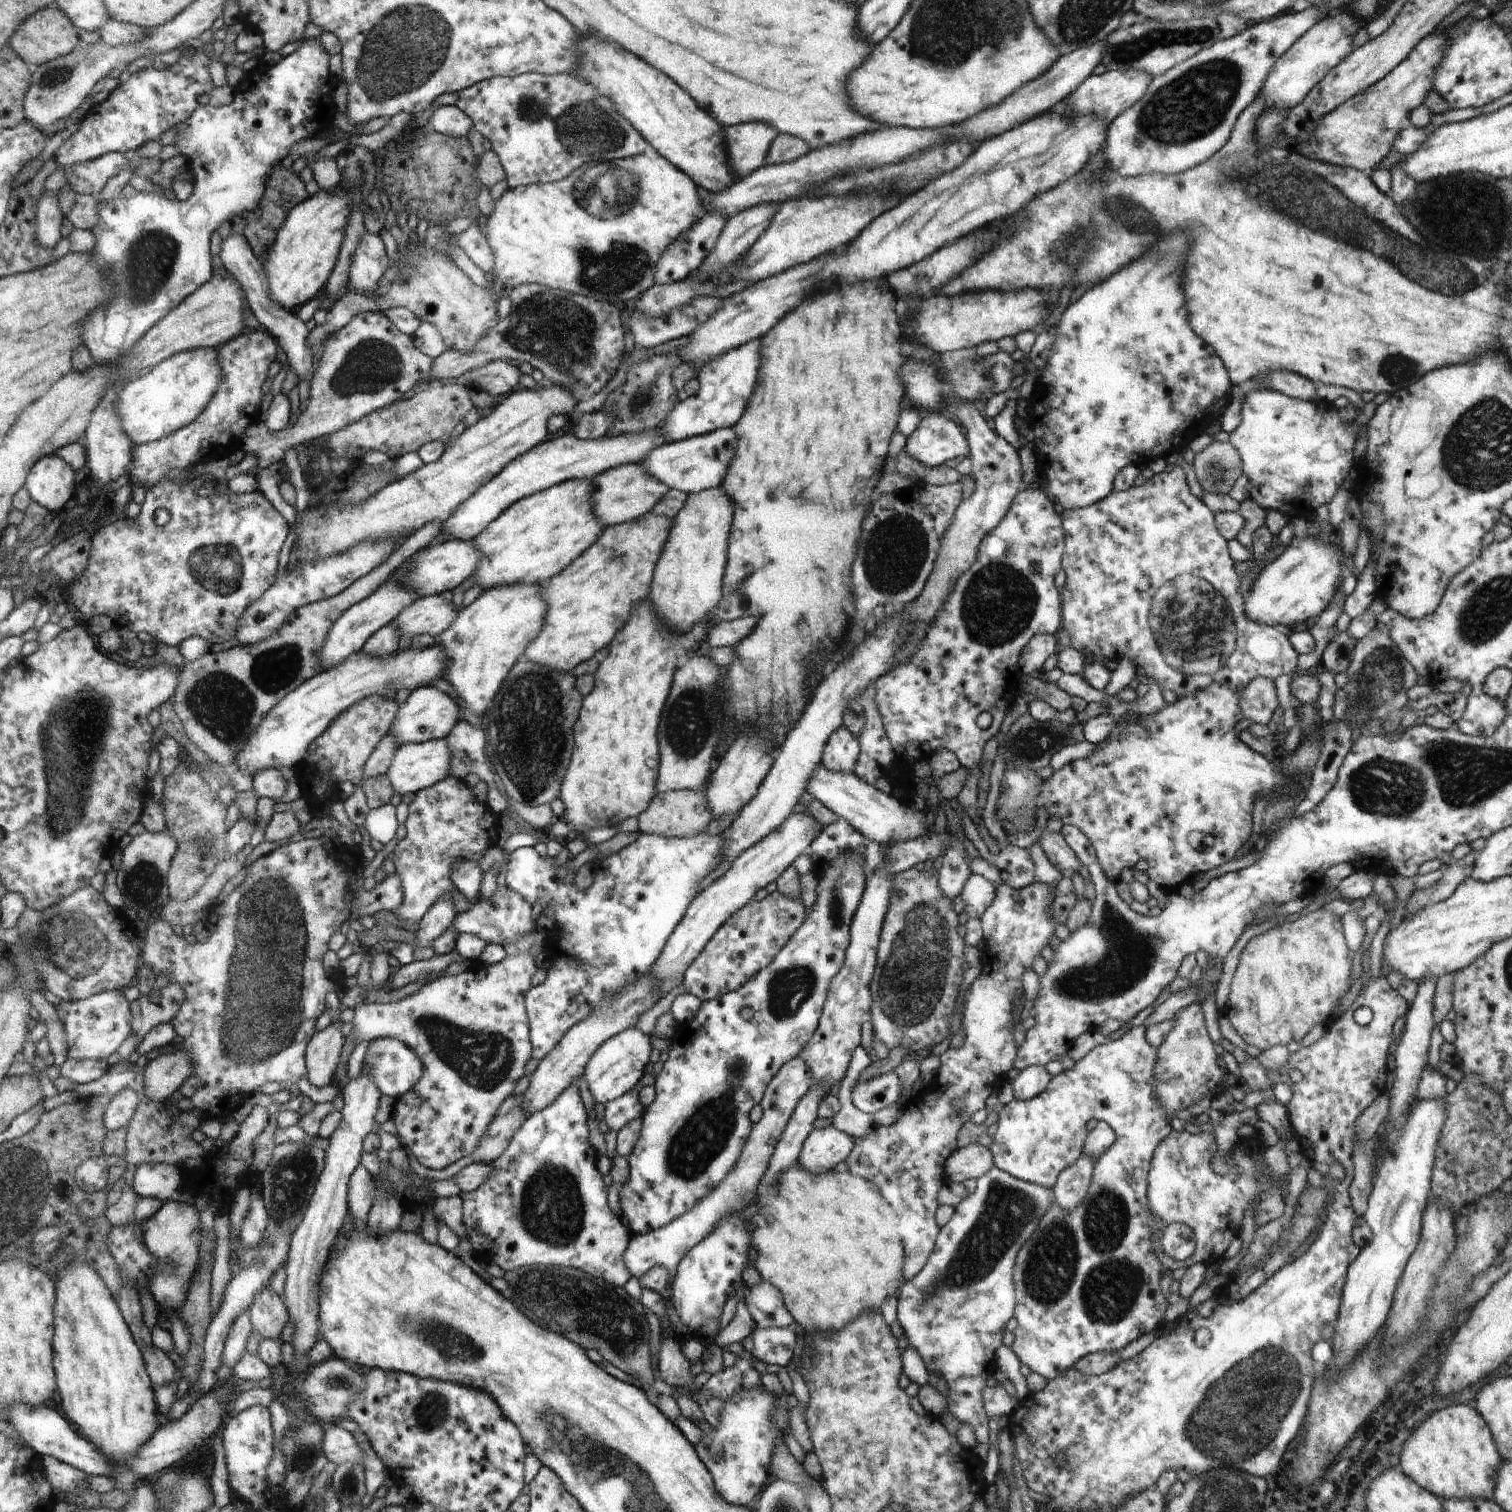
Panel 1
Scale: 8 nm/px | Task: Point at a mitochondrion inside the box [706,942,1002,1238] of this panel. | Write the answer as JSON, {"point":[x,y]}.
{"point":[790,989]}

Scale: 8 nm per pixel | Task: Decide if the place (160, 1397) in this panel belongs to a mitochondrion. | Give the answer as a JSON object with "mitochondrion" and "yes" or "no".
{"mitochondrion":"no"}

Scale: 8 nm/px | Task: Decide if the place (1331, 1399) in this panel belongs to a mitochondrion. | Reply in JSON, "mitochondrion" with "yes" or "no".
{"mitochondrion":"no"}

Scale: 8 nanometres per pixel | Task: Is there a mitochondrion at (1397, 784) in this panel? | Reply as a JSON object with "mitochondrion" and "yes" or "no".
{"mitochondrion":"yes"}

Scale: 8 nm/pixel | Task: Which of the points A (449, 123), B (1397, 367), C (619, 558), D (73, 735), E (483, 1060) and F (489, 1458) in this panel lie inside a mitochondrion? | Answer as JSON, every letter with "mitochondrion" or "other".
{"A":"other","B":"mitochondrion","C":"mitochondrion","D":"mitochondrion","E":"mitochondrion","F":"other"}

